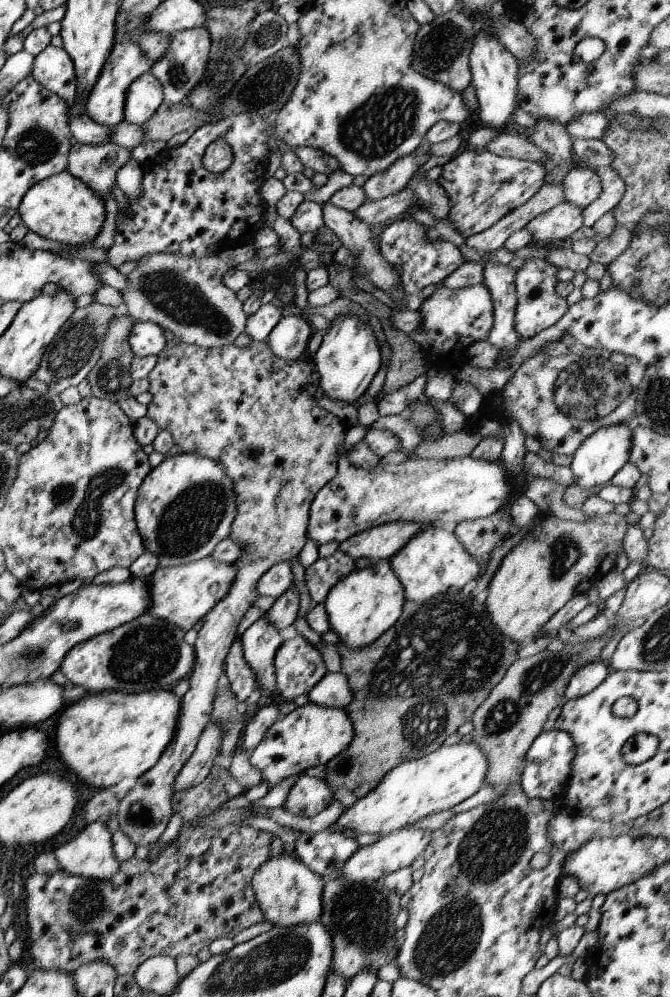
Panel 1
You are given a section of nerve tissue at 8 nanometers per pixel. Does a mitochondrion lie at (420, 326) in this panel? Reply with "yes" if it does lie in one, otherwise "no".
no

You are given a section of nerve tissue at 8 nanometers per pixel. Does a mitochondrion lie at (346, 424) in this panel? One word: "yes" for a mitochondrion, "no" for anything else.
no

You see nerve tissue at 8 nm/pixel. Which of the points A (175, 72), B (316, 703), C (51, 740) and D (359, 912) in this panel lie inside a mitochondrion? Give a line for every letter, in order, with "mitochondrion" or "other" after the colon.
A: mitochondrion
B: other
C: other
D: mitochondrion

